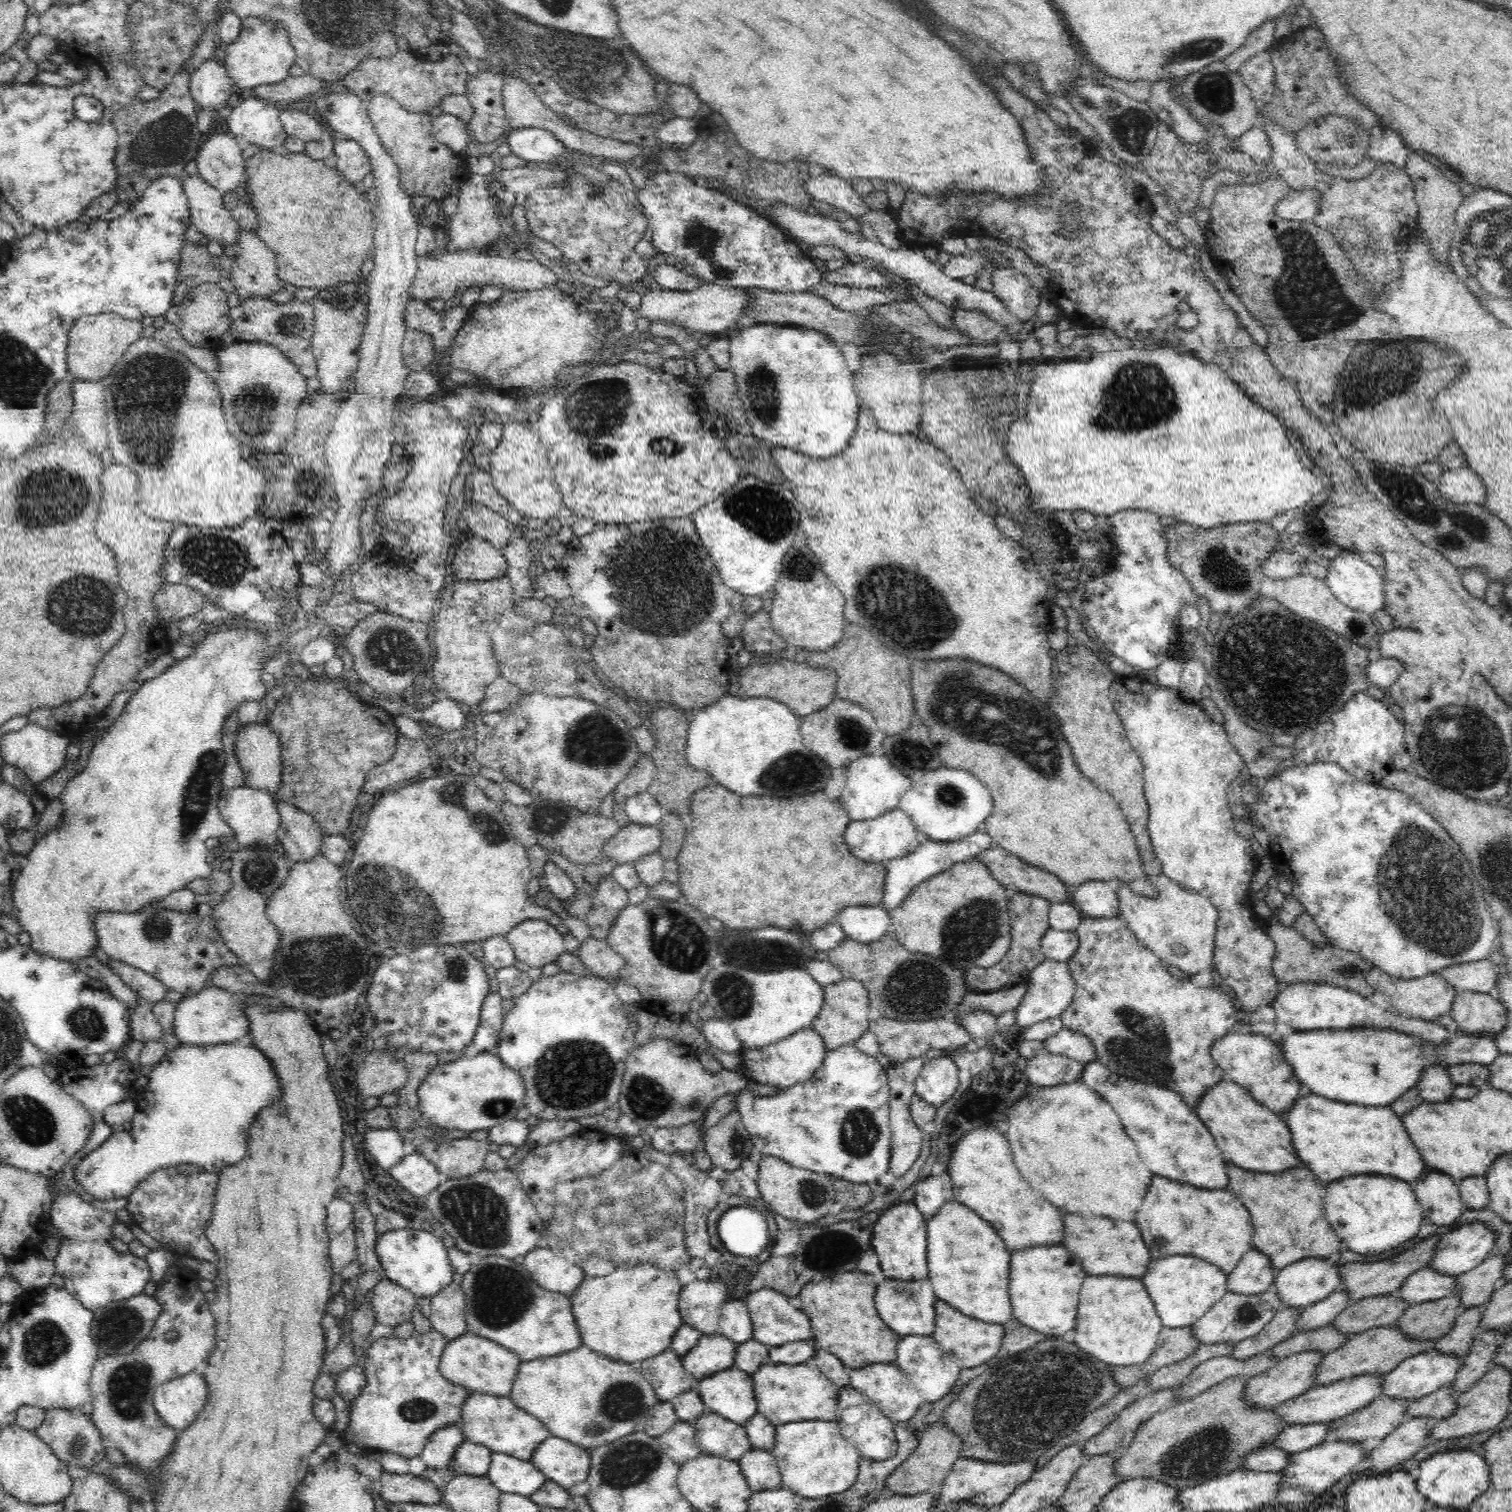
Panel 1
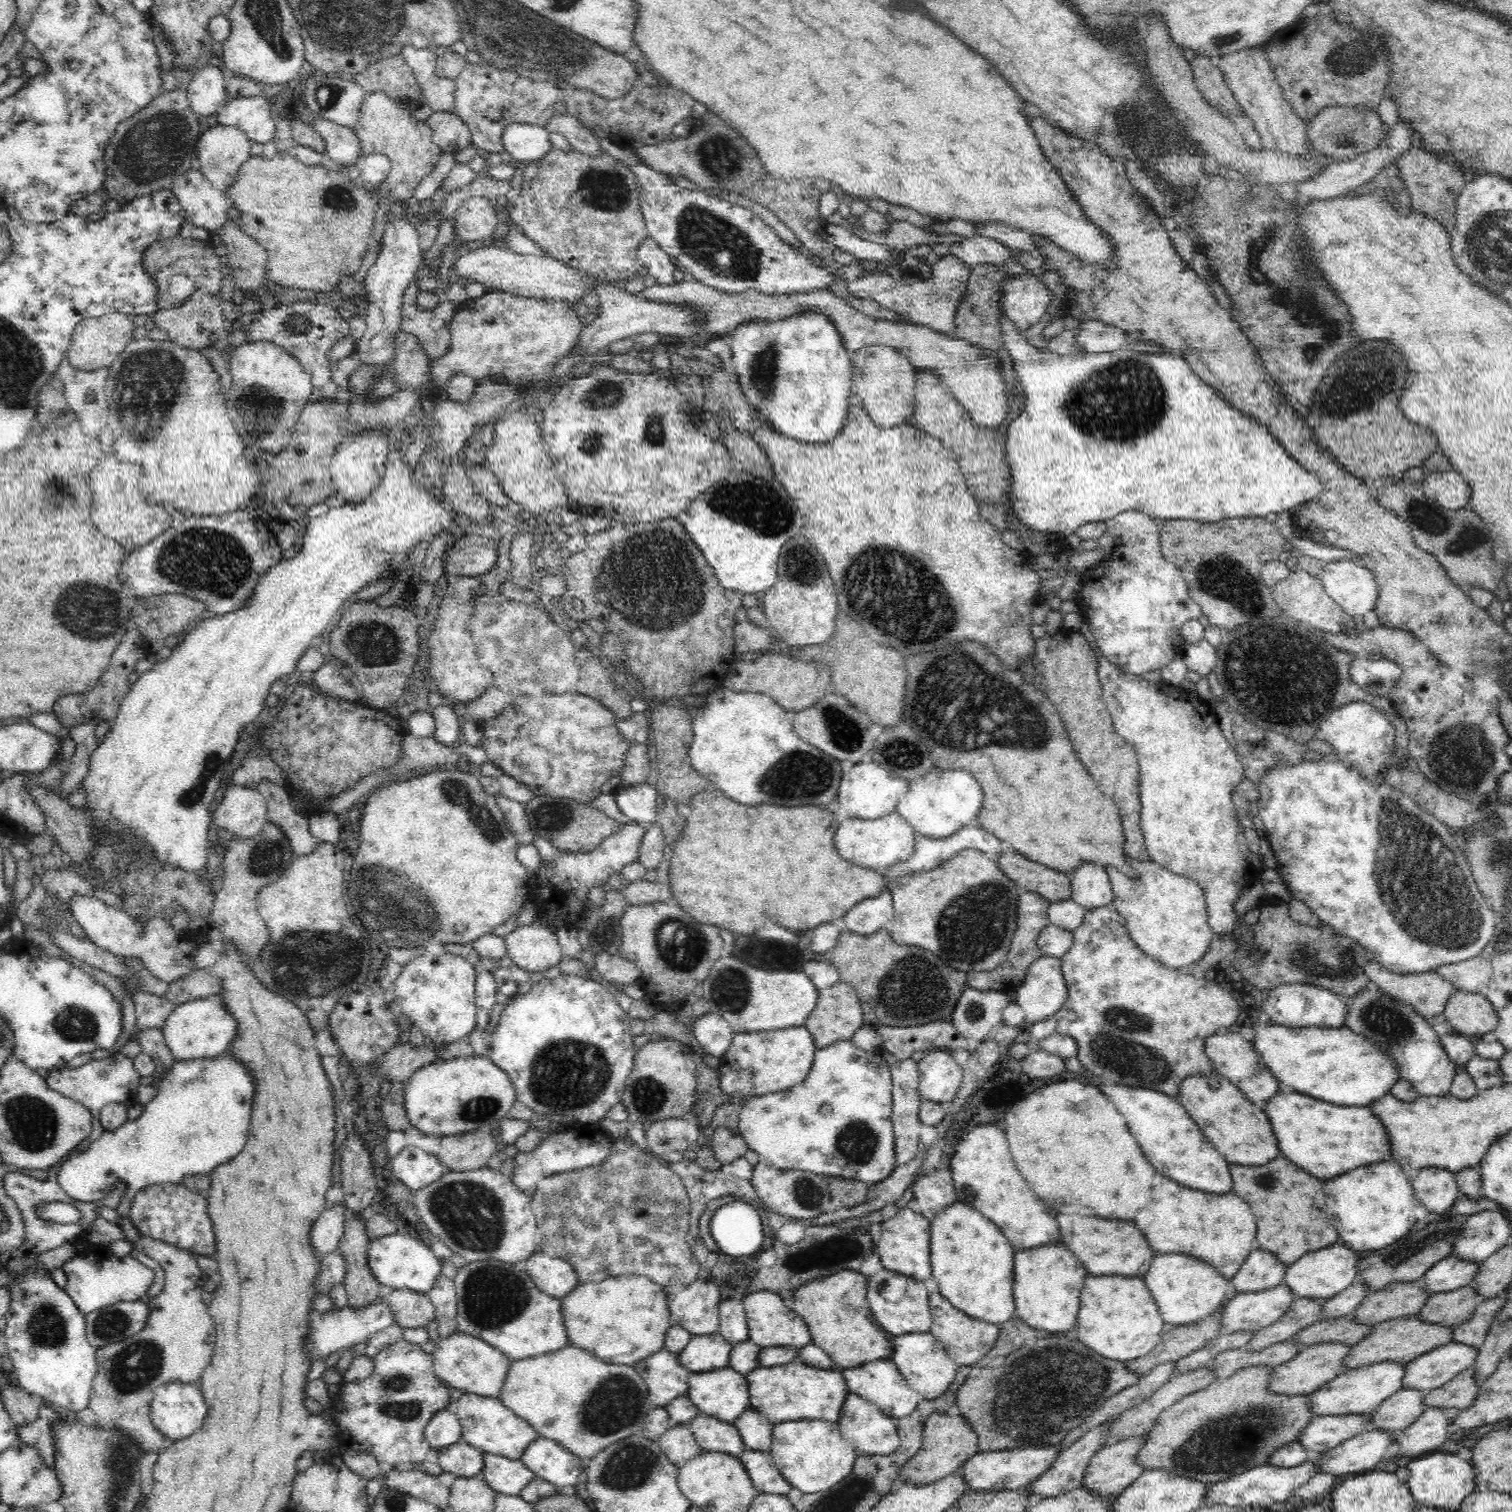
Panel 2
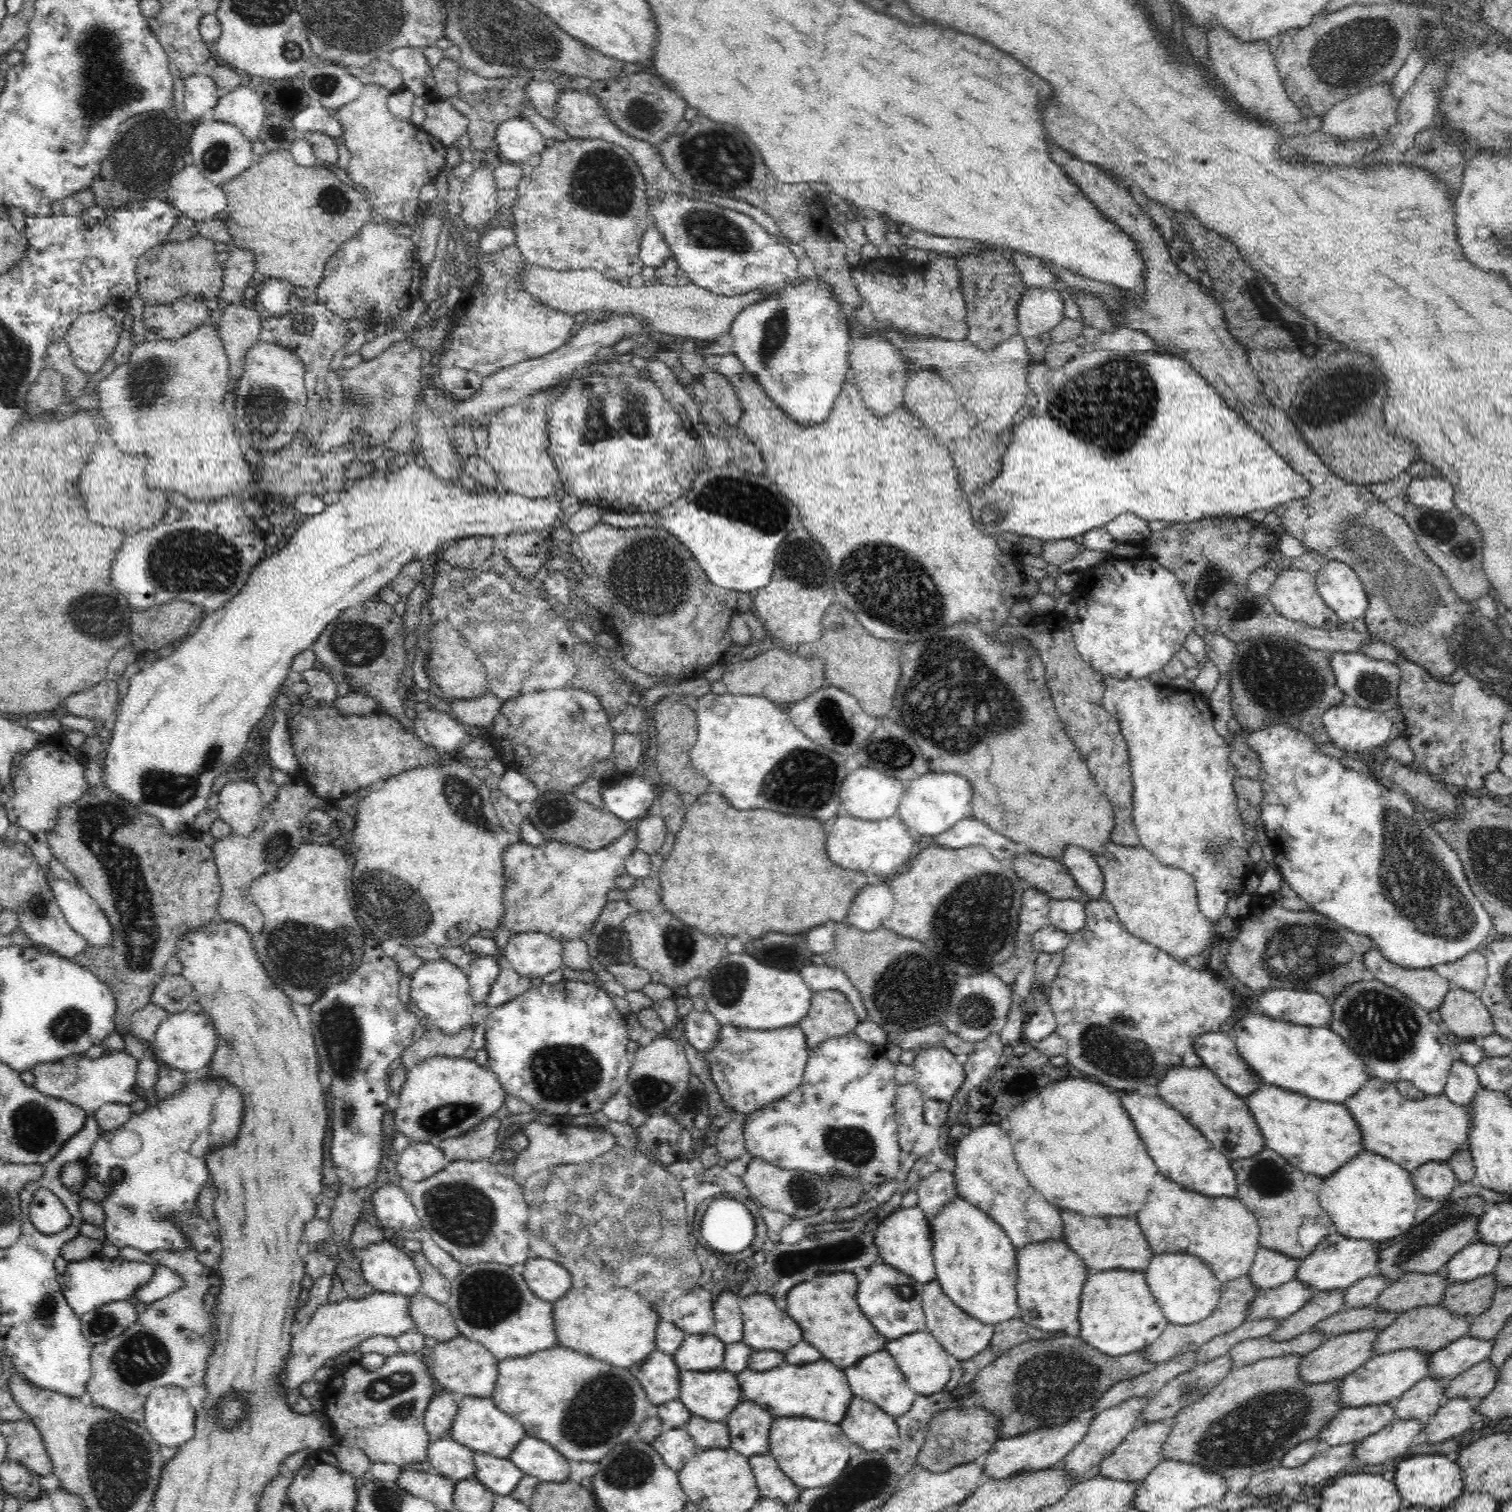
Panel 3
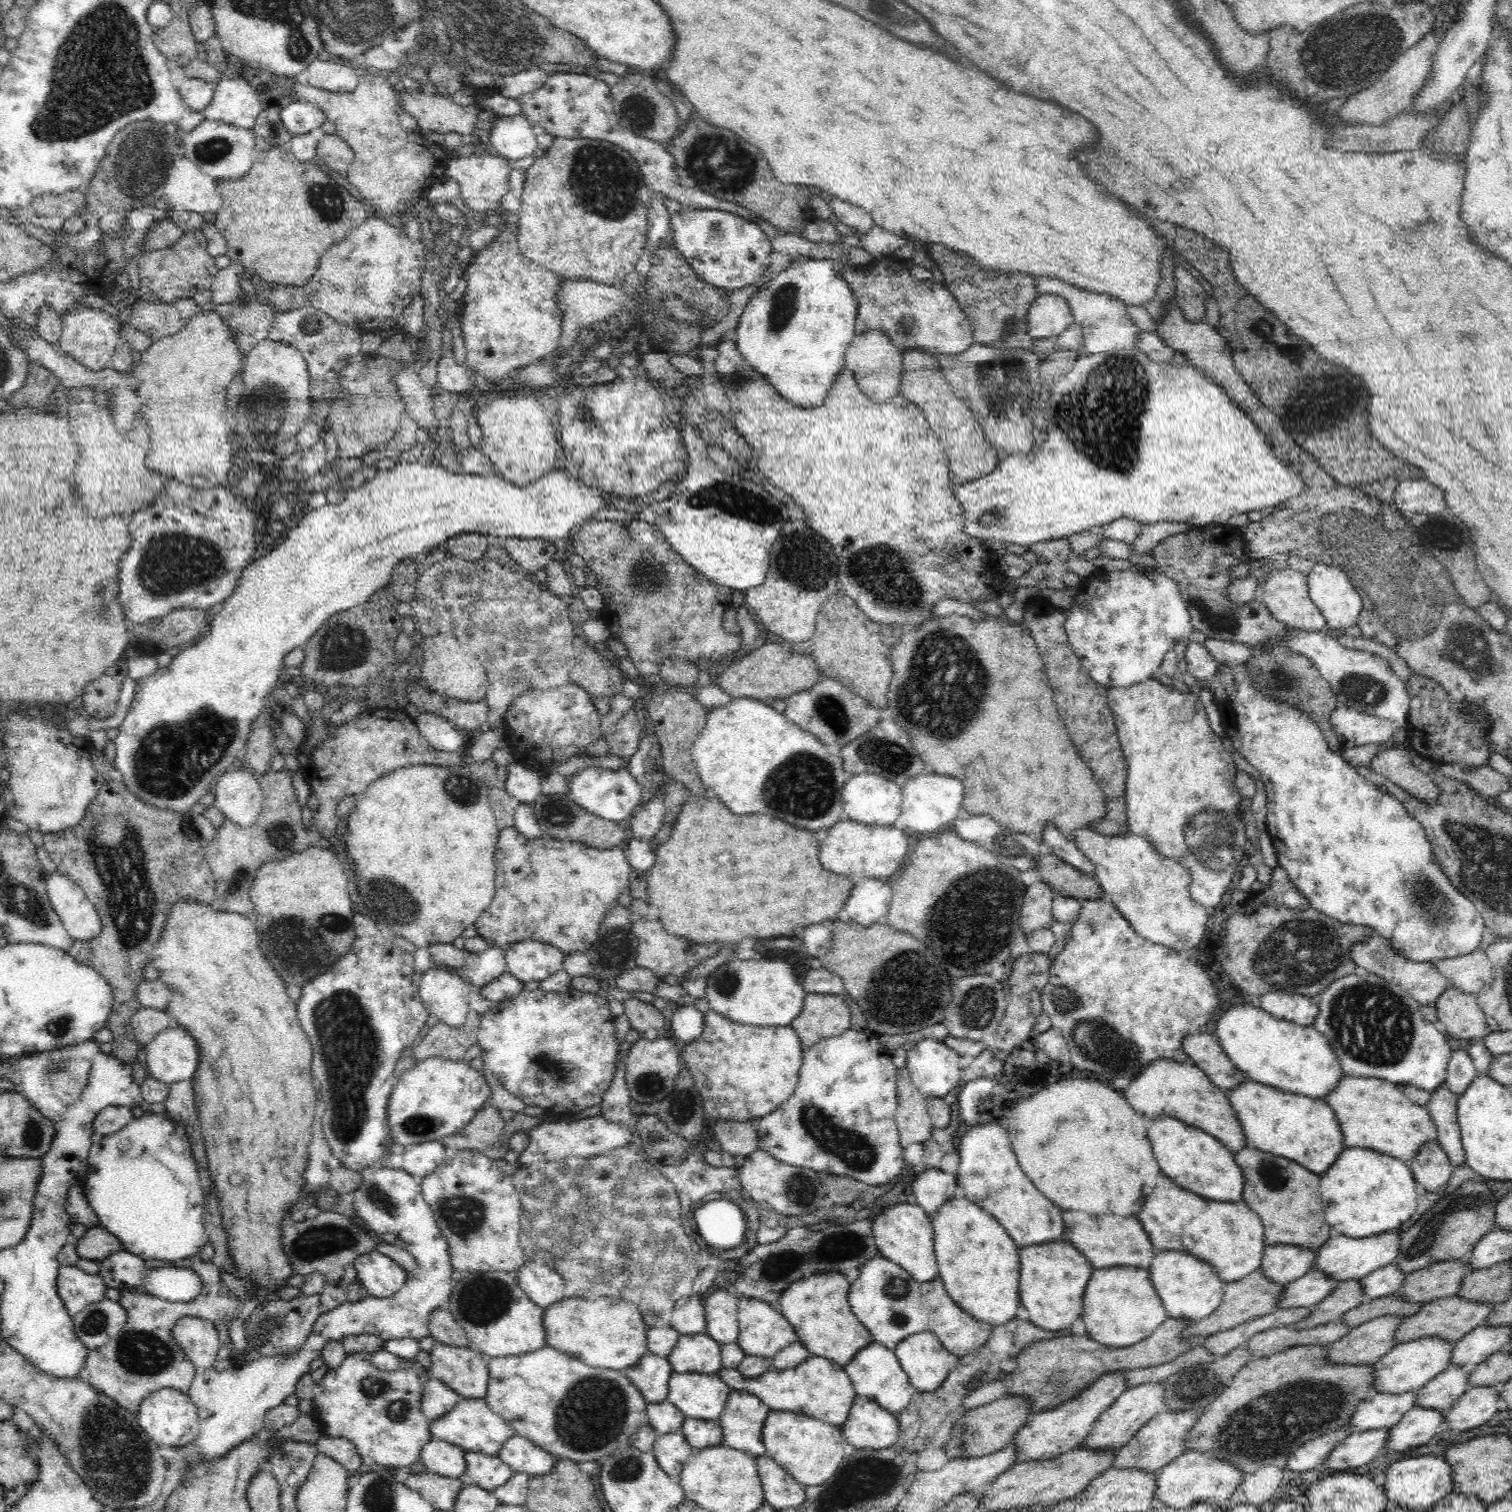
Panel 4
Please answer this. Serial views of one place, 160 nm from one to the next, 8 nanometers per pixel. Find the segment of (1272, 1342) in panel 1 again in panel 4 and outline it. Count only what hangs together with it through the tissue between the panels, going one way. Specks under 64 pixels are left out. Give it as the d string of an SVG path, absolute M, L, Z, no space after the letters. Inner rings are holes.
M1360 1279L1338 1281L1332 1294L1327 1296L1306 1318L1295 1323L1298 1329L1319 1327L1320 1324L1337 1320L1352 1308L1360 1306L1364 1300L1364 1291Z

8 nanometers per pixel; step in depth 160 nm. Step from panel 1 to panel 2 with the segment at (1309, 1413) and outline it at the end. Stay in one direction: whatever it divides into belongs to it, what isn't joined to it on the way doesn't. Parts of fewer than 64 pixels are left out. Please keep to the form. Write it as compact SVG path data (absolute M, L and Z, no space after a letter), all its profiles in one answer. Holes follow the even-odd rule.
M1390 1361L1368 1364L1368 1366L1348 1370L1348 1372L1341 1373L1334 1380L1324 1384L1324 1387L1309 1395L1310 1409L1317 1417L1326 1415L1368 1415L1375 1411L1383 1400L1404 1388L1403 1381L1406 1370L1405 1364Z

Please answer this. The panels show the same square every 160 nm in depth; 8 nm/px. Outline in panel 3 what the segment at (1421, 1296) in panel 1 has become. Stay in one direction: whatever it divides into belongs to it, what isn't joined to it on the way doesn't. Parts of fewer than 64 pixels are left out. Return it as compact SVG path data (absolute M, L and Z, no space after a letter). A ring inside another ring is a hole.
M1474 1240L1452 1256L1442 1271L1448 1284L1452 1281L1471 1281L1479 1276L1494 1273L1499 1258L1499 1246Z

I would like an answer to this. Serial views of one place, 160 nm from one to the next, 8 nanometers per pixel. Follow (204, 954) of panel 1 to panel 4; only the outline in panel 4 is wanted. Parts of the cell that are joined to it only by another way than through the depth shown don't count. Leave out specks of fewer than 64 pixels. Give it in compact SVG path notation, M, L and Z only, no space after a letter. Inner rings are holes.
M57 871L46 876L46 889L54 913L76 944L97 938L102 932L102 920L84 890L68 876Z

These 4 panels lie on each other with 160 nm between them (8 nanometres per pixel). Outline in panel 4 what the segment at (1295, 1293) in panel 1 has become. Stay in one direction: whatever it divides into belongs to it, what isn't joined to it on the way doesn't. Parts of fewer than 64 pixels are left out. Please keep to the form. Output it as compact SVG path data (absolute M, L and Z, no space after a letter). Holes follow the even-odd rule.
M1398 1229L1381 1232L1379 1235L1365 1236L1363 1239L1354 1239L1350 1236L1340 1235L1329 1238L1318 1250L1314 1269L1336 1279L1347 1281L1362 1279L1377 1268L1394 1263L1400 1250L1400 1232Z

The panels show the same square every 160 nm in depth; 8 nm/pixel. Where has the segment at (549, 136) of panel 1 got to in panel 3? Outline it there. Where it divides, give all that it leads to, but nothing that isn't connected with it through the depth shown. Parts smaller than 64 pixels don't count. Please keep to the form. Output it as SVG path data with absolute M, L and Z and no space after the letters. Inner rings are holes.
M518 117L505 120L497 128L495 141L498 150L506 160L520 164L532 155L541 154L546 148L540 131L526 118Z

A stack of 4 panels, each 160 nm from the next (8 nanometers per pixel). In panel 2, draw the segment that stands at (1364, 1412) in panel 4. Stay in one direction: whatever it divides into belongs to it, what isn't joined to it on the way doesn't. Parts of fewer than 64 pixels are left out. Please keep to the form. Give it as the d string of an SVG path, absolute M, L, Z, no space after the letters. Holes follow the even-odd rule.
M1370 1414L1326 1415L1313 1419L1298 1436L1302 1444L1312 1455L1328 1452L1340 1446L1357 1434L1369 1431L1373 1421Z

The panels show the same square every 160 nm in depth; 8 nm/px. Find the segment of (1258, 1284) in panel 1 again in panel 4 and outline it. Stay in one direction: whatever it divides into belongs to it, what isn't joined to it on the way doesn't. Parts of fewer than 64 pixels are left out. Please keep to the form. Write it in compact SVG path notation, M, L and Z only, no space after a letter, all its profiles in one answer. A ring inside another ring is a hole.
M1295 1244L1266 1245L1260 1270L1268 1279L1286 1286L1314 1267L1317 1251Z

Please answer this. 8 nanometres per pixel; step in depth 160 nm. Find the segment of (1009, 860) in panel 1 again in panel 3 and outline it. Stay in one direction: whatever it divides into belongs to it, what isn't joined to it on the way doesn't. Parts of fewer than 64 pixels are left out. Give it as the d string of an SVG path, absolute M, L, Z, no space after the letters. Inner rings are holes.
M1022 852L1011 863L1015 874L1052 899L1088 901L1077 881L1060 860L1038 853Z

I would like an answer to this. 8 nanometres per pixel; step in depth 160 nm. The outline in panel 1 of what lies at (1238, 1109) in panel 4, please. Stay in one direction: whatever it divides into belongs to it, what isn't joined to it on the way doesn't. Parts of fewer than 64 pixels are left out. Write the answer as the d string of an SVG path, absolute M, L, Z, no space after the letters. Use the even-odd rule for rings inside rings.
M1299 1096L1296 1104L1282 1114L1292 1132L1292 1146L1322 1182L1338 1180L1364 1172L1392 1174L1407 1183L1424 1174L1424 1160L1408 1138L1400 1118L1388 1106L1346 1104L1326 1100L1323 1096Z

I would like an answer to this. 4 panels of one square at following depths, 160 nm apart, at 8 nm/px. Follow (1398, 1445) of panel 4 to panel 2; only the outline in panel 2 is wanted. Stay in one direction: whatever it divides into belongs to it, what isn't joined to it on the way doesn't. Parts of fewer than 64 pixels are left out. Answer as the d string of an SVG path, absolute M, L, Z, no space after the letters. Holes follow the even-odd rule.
M1370 1428L1328 1452L1315 1454L1316 1465L1320 1472L1330 1472L1337 1475L1353 1476L1370 1470L1384 1458L1386 1450L1396 1442L1394 1435Z

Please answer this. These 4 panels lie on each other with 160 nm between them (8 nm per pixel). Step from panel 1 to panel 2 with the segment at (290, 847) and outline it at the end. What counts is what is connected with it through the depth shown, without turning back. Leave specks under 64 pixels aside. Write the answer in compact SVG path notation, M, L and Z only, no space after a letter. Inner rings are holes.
M262 779L257 784L257 789L268 805L268 821L272 821L284 831L295 856L310 854L318 844L322 843L310 834L308 816L304 817L291 811L291 798L285 786Z

